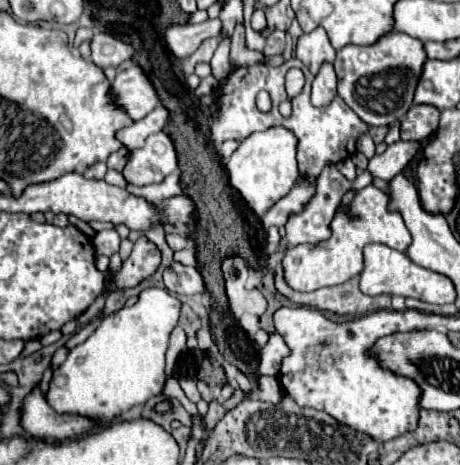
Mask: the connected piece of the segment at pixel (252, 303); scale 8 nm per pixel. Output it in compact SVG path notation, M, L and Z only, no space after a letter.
M227 256L221 260L221 272L225 278L225 294L229 300L231 316L239 322L245 312L261 316L267 308L267 300L259 288L249 288L249 260L241 256Z

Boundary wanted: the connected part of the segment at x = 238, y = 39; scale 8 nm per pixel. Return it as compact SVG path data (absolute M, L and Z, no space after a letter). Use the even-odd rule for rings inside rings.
M239 24L233 32L233 38L231 38L231 54L229 54L229 60L233 66L253 66L257 62L263 62L263 54L261 52L255 52L255 50L249 50L245 46L245 26Z

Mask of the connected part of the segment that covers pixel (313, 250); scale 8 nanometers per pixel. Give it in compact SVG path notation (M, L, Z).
M365 186L363 190L355 192L349 208L337 208L329 228L331 238L319 244L299 244L289 246L283 254L283 276L289 288L299 292L313 292L325 286L337 286L351 278L355 278L363 270L363 248L371 242L385 244L399 252L405 252L411 244L411 234L399 212L387 210L389 196L375 186Z

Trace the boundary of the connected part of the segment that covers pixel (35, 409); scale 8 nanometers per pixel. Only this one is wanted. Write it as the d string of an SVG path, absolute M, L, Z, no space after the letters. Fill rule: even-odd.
M35 386L25 398L21 406L21 428L25 434L31 434L35 438L53 438L53 440L65 440L83 432L89 432L95 428L95 424L89 418L81 416L67 416L57 414L45 400L39 386Z

